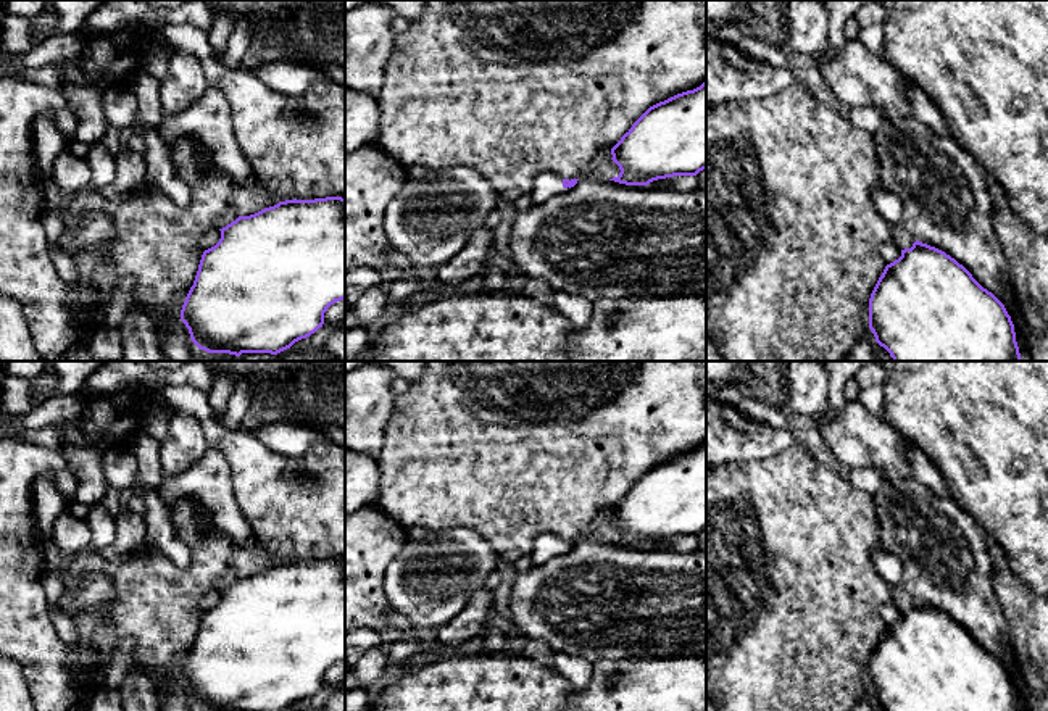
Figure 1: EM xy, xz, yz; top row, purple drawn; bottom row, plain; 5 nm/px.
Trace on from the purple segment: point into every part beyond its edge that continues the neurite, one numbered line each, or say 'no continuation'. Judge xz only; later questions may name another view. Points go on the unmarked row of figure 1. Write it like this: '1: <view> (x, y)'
1: xz (547, 545)

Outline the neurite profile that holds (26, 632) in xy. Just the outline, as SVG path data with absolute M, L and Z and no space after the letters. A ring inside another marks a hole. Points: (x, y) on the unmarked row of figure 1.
M0 439L0 656L16 661L27 680L35 711L71 711L81 705L66 672L66 645L58 637L44 590L45 540L35 526L32 484L45 471L63 471L66 459L42 445Z

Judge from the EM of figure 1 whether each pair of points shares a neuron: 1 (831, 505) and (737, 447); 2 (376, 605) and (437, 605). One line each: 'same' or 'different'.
1: different
2: different

